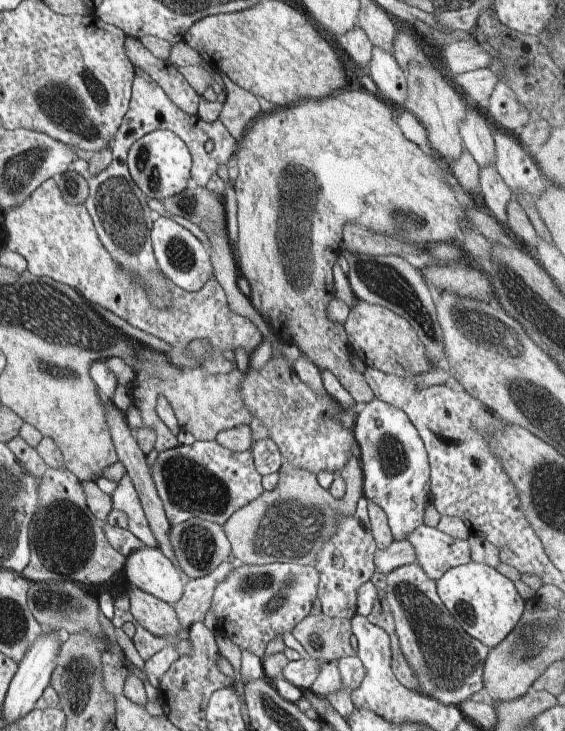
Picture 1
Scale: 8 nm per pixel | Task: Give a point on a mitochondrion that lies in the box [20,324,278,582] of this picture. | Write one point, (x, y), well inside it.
(65, 542)

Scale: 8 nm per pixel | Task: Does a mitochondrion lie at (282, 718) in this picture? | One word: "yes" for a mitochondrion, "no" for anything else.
yes

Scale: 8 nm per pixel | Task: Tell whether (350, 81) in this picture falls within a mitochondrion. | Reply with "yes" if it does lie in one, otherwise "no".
no

